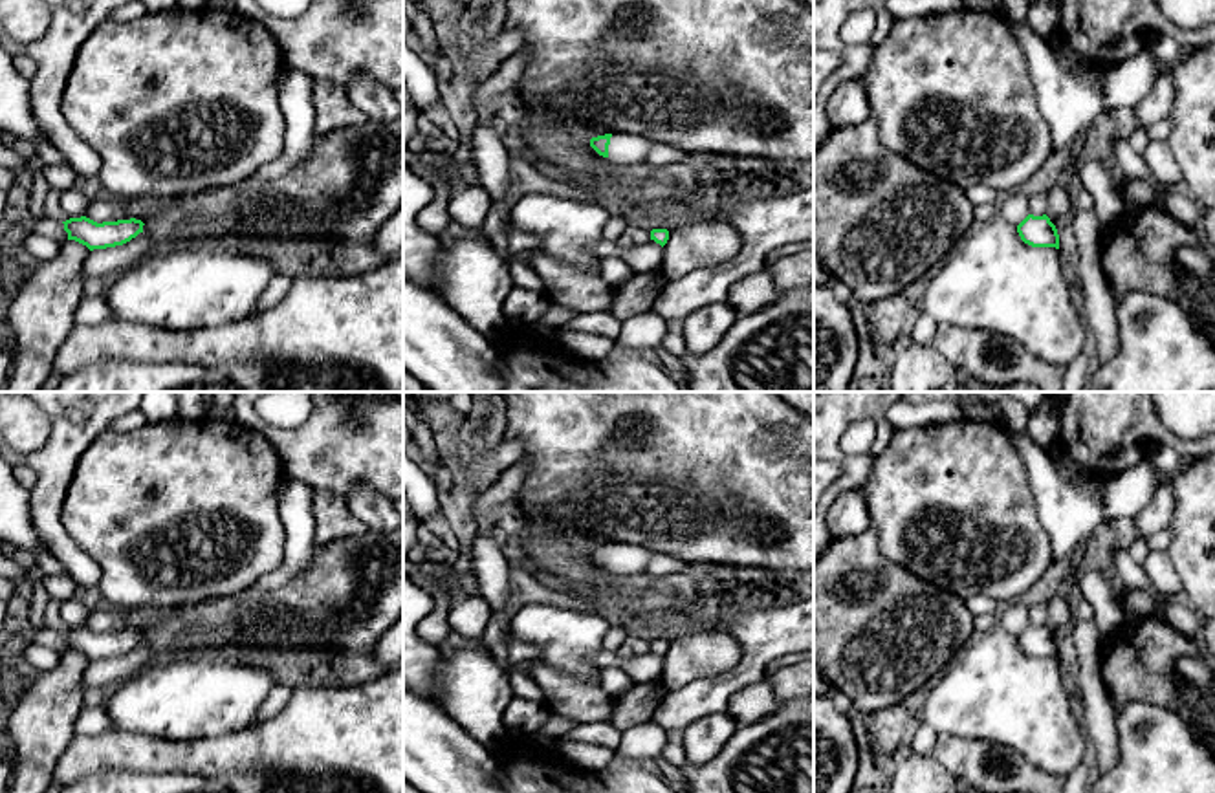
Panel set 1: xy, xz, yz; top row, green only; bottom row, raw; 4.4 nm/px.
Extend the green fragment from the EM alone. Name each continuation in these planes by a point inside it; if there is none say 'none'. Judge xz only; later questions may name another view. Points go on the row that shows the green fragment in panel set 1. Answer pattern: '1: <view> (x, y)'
1: xz (629, 151)

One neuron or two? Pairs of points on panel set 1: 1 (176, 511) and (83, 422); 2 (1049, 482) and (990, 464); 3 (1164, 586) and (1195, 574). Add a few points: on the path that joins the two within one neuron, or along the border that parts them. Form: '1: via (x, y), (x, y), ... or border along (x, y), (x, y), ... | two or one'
1: border along (109, 425), (83, 453), (74, 471) | two
2: border along (1010, 434), (1010, 442), (1023, 460), (1038, 517) | two
3: border along (1164, 552), (1181, 583), (1182, 597) | two

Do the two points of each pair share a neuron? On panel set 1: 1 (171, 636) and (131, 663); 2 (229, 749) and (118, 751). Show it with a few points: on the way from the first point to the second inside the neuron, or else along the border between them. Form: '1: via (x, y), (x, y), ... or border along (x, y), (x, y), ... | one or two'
1: border along (143, 641), (151, 647), (154, 660) | two
2: via (202, 755), (145, 751) | one

